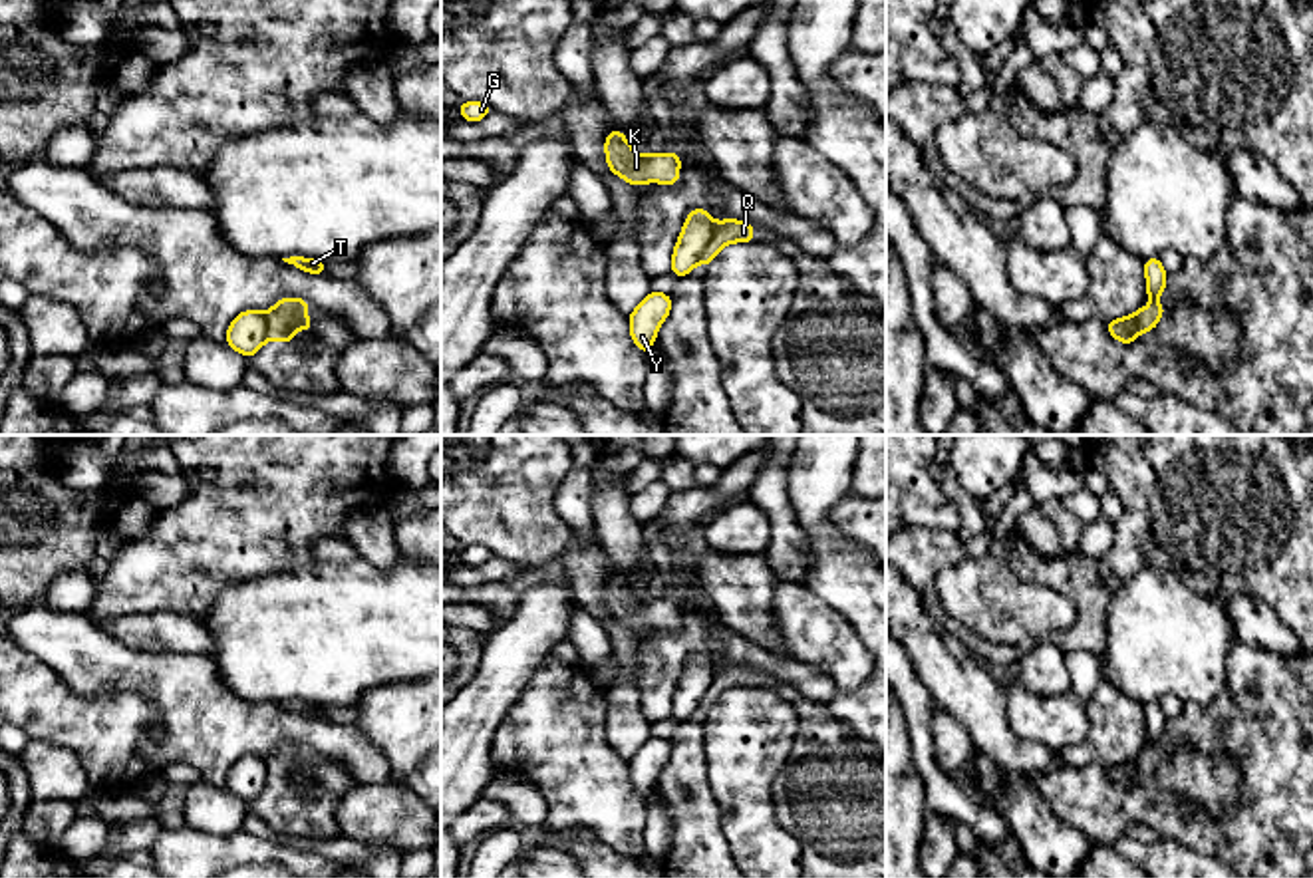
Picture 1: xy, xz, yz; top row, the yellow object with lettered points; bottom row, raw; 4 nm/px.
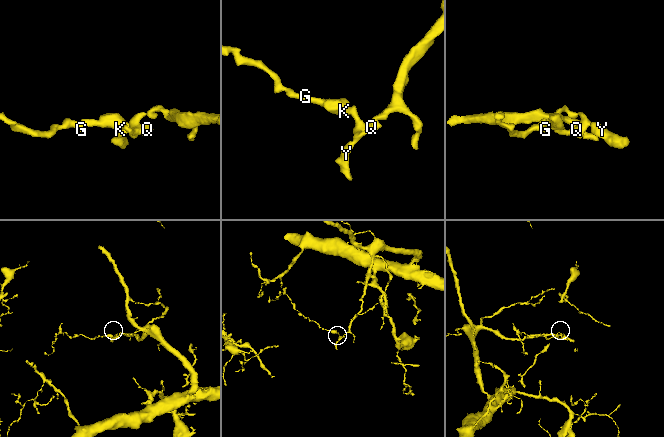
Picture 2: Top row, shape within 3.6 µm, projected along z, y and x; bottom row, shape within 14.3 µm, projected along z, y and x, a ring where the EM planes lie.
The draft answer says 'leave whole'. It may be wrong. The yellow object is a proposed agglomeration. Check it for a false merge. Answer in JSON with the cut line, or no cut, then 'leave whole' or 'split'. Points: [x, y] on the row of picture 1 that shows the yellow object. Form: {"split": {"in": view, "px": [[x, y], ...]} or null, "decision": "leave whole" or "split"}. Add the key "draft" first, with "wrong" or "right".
{"draft": "wrong", "split": {"in": "xz", "px": [[716, 223], [714, 235], [698, 261]]}, "decision": "split"}

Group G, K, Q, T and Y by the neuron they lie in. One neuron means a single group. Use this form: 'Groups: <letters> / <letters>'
Groups: G K T Y / Q

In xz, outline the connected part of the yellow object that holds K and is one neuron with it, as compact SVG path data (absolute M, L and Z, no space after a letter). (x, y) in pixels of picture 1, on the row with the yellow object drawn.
M620 129L608 131L604 151L610 171L634 187L642 183L679 183L681 157L673 151L638 155Z

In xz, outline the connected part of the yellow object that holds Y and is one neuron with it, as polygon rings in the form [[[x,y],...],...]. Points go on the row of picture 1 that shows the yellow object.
[[[652,290],[628,316],[630,336],[634,344],[646,354],[646,358],[650,356],[657,330],[669,316],[669,310],[671,310],[669,294]]]

